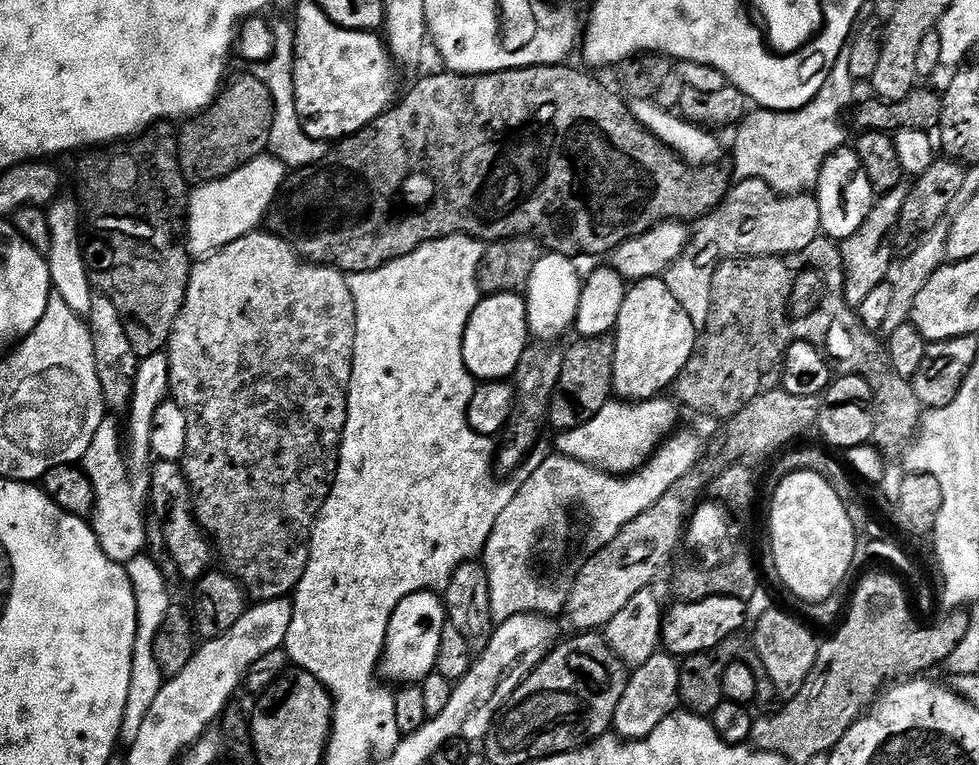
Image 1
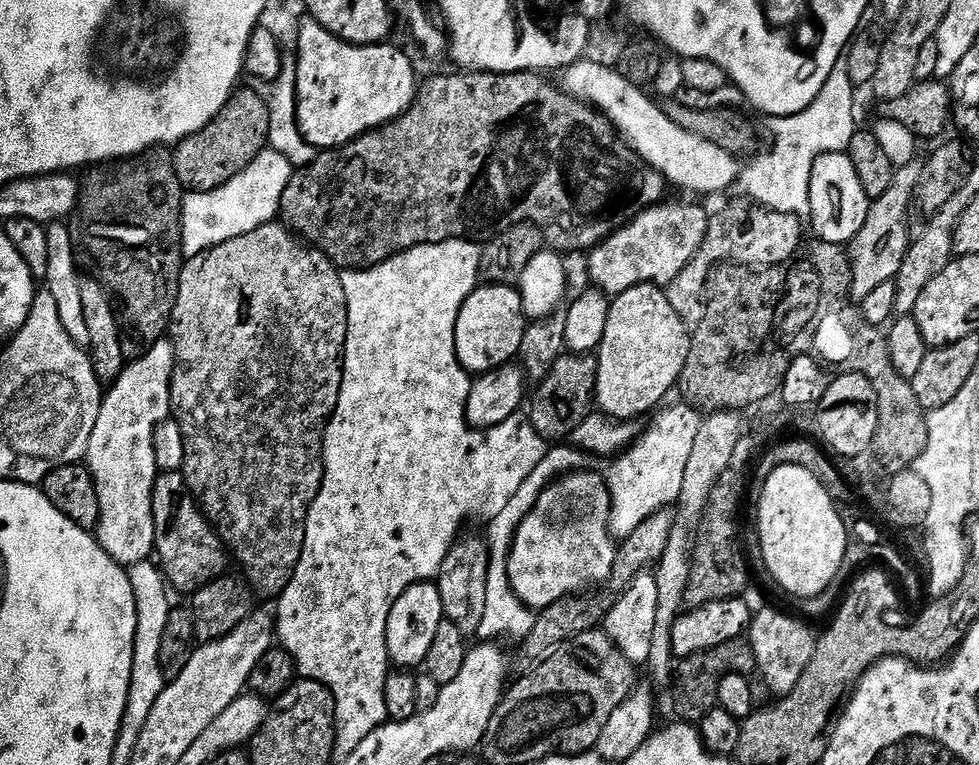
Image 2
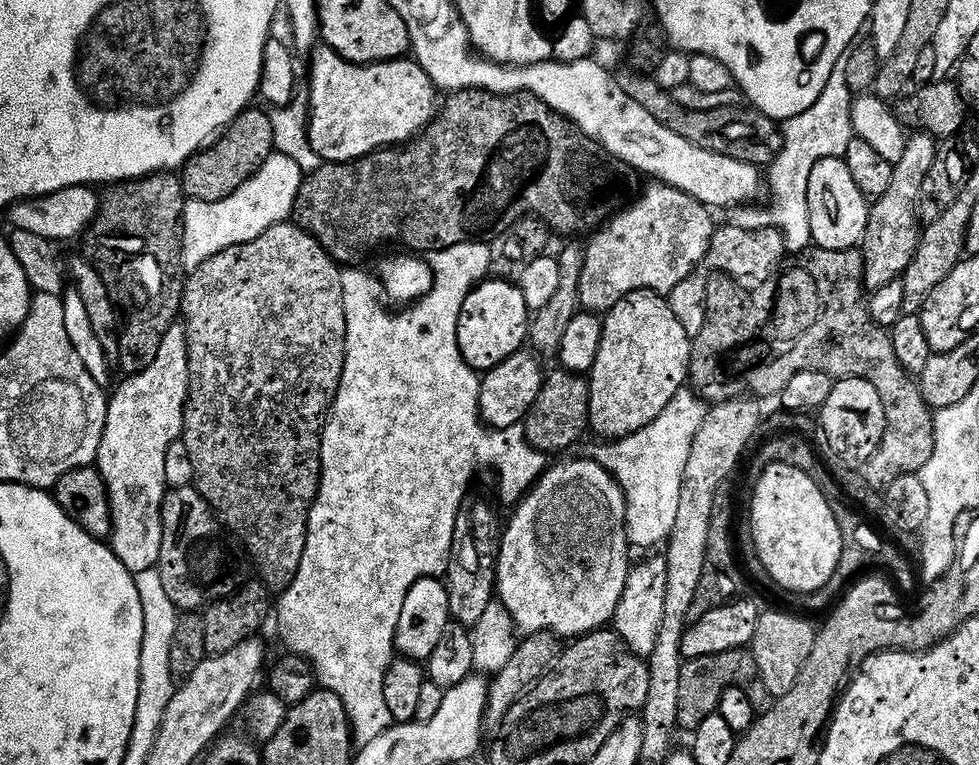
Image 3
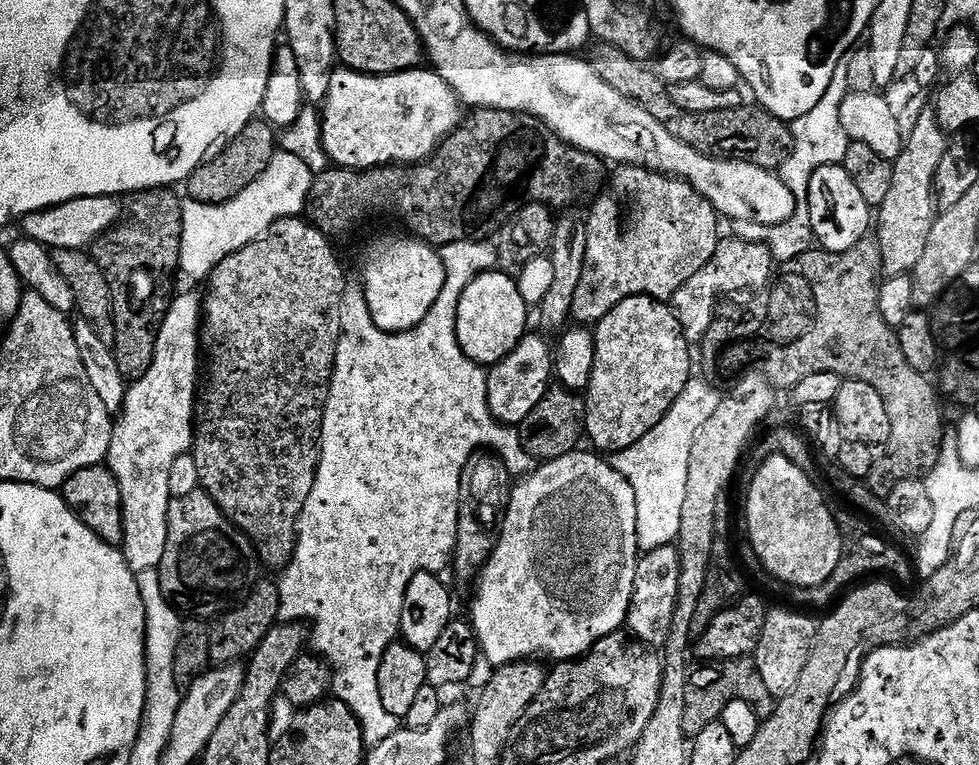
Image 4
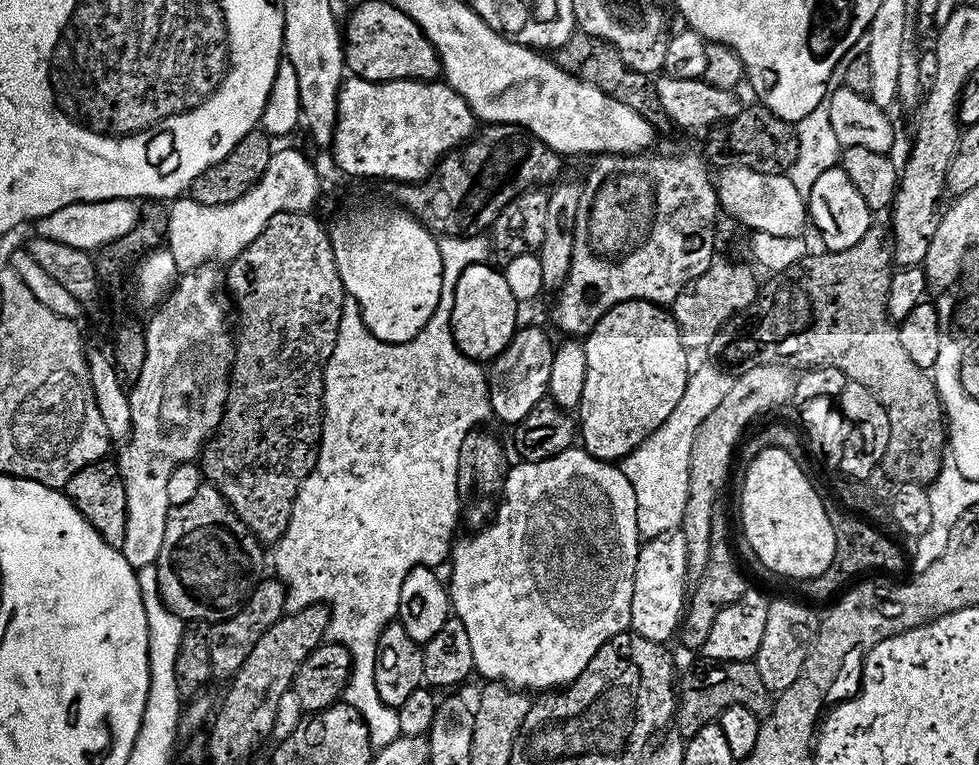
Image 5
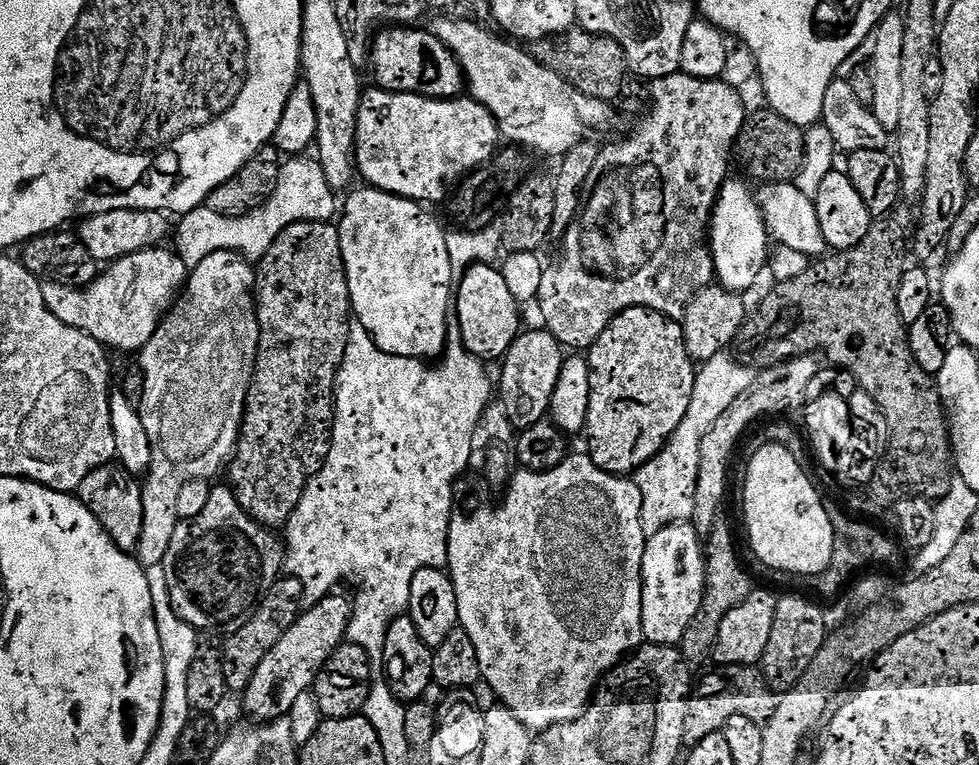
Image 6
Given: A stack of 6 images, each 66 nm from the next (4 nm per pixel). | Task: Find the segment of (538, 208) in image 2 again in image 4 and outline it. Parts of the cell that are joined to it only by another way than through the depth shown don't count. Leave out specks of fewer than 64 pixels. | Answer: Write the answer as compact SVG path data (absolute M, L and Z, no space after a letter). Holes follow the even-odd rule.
M477 108L473 111L472 117L465 119L460 127L455 128L443 142L440 143L440 149L433 156L425 161L424 166L389 166L387 168L365 168L357 170L355 168L341 168L339 166L329 167L328 171L317 175L312 182L312 193L308 196L308 206L306 216L311 223L316 225L322 235L327 236L333 242L339 242L343 236L348 236L352 232L355 224L364 224L367 220L372 220L375 216L388 215L390 219L397 220L400 224L405 224L407 231L411 233L417 240L423 240L424 243L433 246L443 246L445 244L457 244L458 242L466 242L467 240L487 241L489 238L495 237L509 218L512 217L519 208L525 204L547 204L553 210L568 210L571 204L576 204L579 200L595 197L597 193L605 187L606 172L604 176L605 161L578 149L573 145L567 144L562 138L558 137L549 129L542 121L536 120L532 116L525 115L522 112L503 112L498 109Z

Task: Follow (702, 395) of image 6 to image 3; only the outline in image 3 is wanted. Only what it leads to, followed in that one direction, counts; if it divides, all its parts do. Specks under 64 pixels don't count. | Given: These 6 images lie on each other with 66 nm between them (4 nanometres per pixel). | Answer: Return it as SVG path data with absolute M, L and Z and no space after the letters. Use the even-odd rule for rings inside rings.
M685 390L674 394L674 398L670 402L670 406L666 406L666 410L662 410L662 414L658 414L658 418L654 418L654 422L650 422L650 426L646 426L642 430L638 430L633 436L625 436L623 440L617 440L615 442L596 442L600 444L592 444L585 452L582 452L583 459L593 460L598 466L602 466L604 469L612 475L620 484L620 488L624 491L624 497L626 498L626 506L628 507L628 542L633 549L636 548L652 548L648 550L656 550L656 548L667 541L668 535L674 530L674 521L678 518L678 498L682 498L682 478L686 474L686 462L690 459L690 446L694 446L694 434L698 434L698 430L702 430L702 422L706 418L708 408L705 401L701 400L695 392L691 390Z

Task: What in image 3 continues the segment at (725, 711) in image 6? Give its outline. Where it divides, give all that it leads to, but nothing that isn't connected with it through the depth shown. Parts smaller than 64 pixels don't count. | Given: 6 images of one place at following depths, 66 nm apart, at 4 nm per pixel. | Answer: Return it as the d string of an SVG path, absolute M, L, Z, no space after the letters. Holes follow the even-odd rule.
M739 648L738 650L726 650L722 654L710 654L706 658L694 658L685 660L682 666L682 683L678 694L678 722L685 733L695 732L706 718L717 715L722 694L731 688L741 688L750 698L757 716L770 714L774 710L777 696L766 690L766 682L762 682L762 674L758 670L758 662L751 651Z

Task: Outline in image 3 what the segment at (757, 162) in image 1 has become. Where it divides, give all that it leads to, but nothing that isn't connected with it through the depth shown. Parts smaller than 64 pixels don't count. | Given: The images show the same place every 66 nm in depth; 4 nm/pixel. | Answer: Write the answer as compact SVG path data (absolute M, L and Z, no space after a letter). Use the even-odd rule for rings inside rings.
M846 59L834 66L834 74L830 74L830 82L826 82L826 90L802 114L783 121L784 149L778 158L767 169L766 184L776 191L776 209L773 210L773 227L784 237L785 249L793 254L804 252L811 247L812 231L808 218L808 187L810 186L810 170L818 166L826 158L841 159L846 154L850 142L854 139L852 129L852 104L854 95L846 82Z

